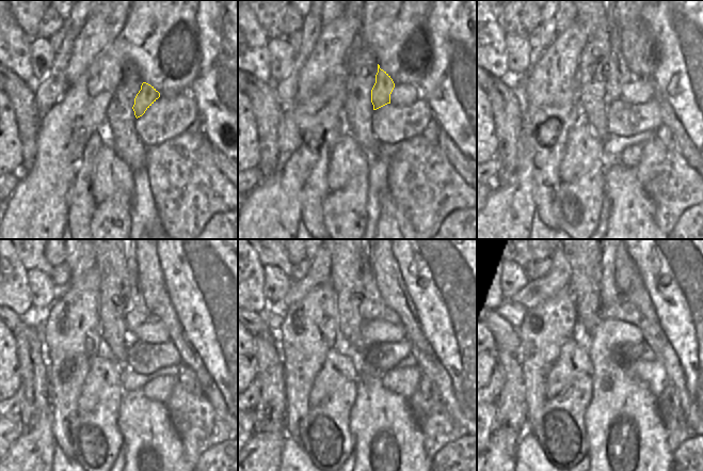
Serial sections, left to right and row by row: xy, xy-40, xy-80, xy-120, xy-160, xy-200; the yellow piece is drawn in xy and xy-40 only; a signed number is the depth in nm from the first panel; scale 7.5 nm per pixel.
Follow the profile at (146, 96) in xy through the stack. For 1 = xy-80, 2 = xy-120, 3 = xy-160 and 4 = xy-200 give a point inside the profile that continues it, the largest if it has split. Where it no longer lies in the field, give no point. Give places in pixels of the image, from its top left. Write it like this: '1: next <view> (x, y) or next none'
1: next xy-80 (619, 75)
2: next xy-120 (136, 312)
3: next xy-160 (372, 305)
4: next xy-200 (608, 291)

